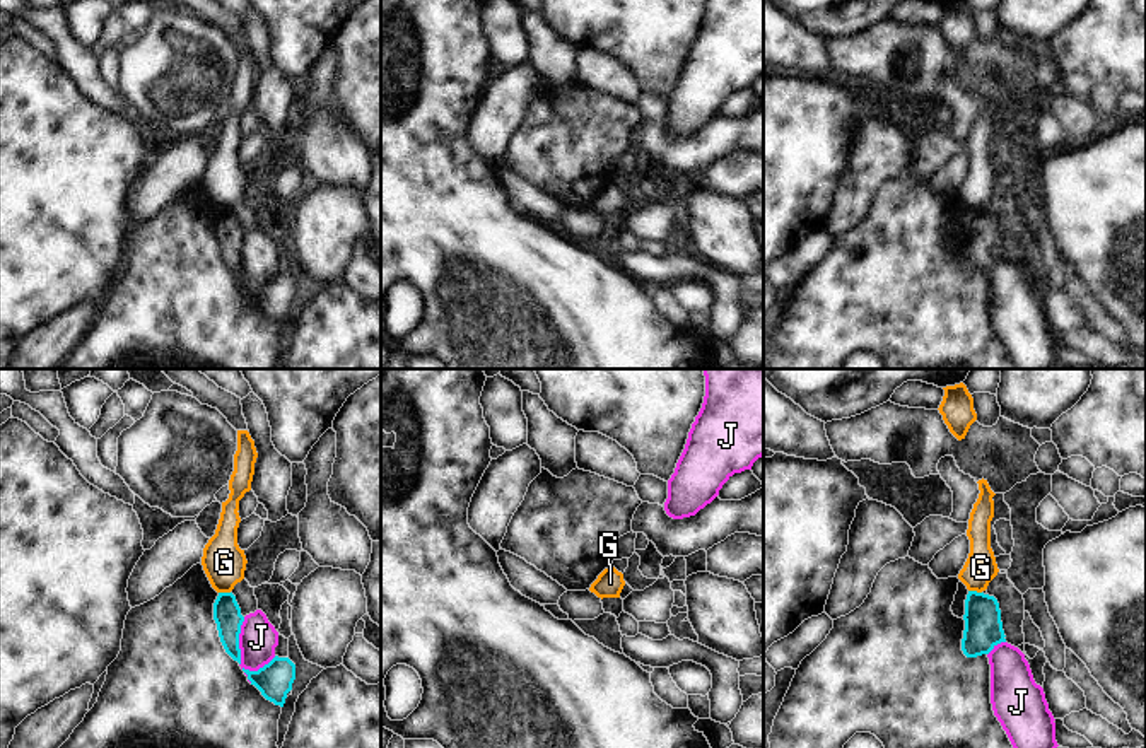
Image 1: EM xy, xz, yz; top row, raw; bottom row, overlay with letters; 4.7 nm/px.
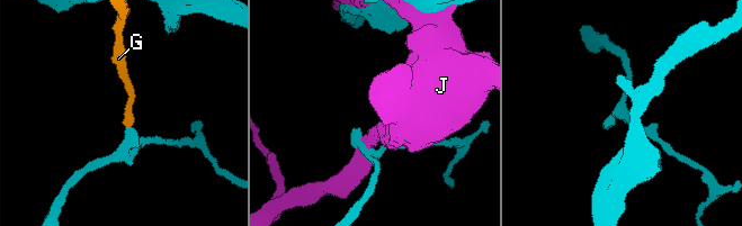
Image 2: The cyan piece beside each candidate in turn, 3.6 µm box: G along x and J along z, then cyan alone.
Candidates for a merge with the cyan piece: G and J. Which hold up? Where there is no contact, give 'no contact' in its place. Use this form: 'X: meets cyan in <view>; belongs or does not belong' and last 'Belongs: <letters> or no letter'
G: meets cyan in yz; does not belong
J: meets cyan in xy; does not belong
Belongs: no letter

